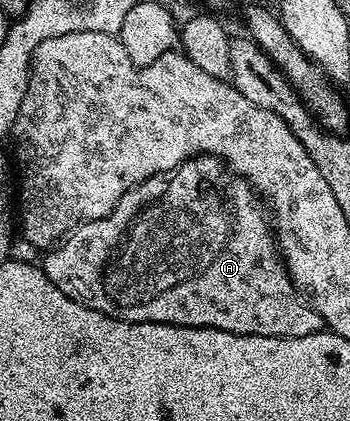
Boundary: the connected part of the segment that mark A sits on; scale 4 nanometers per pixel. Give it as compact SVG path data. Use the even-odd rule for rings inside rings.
M200 154L189 161L181 163L166 176L156 176L135 186L101 220L83 222L75 227L62 242L48 249L41 261L41 269L65 296L77 300L82 306L93 308L102 314L120 318L126 322L160 322L174 326L204 326L217 328L234 334L252 334L253 336L269 336L270 338L300 338L310 334L320 333L324 329L323 317L318 314L304 299L295 286L295 281L289 276L287 267L283 264L281 251L276 243L272 223L268 211L261 201L254 186L245 178L226 169L219 170L220 159L209 154Z

